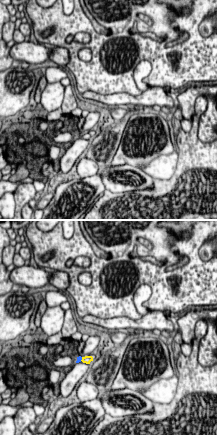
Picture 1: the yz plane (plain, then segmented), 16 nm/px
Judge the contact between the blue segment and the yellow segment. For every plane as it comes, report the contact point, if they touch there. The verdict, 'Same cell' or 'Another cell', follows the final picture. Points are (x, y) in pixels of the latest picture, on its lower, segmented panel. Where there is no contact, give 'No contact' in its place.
Touches blue at (81, 359)

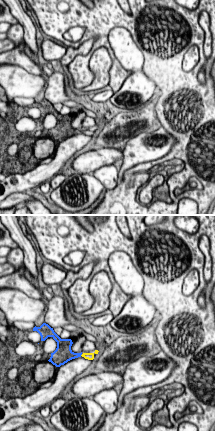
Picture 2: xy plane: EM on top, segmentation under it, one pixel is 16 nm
No contact

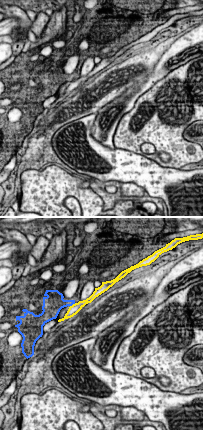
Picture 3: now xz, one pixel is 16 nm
Touches blue at (72, 304)

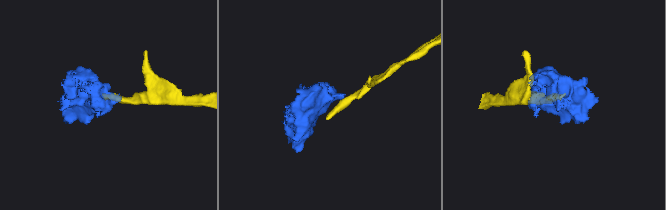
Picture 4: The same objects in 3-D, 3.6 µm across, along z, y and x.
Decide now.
Another cell

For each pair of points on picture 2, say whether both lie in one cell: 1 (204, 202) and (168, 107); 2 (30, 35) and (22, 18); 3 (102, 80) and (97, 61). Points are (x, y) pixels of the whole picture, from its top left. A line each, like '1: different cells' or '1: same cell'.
1: same cell
2: same cell
3: same cell

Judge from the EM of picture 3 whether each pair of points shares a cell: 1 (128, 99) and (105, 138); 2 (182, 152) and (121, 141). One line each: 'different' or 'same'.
1: same
2: same

